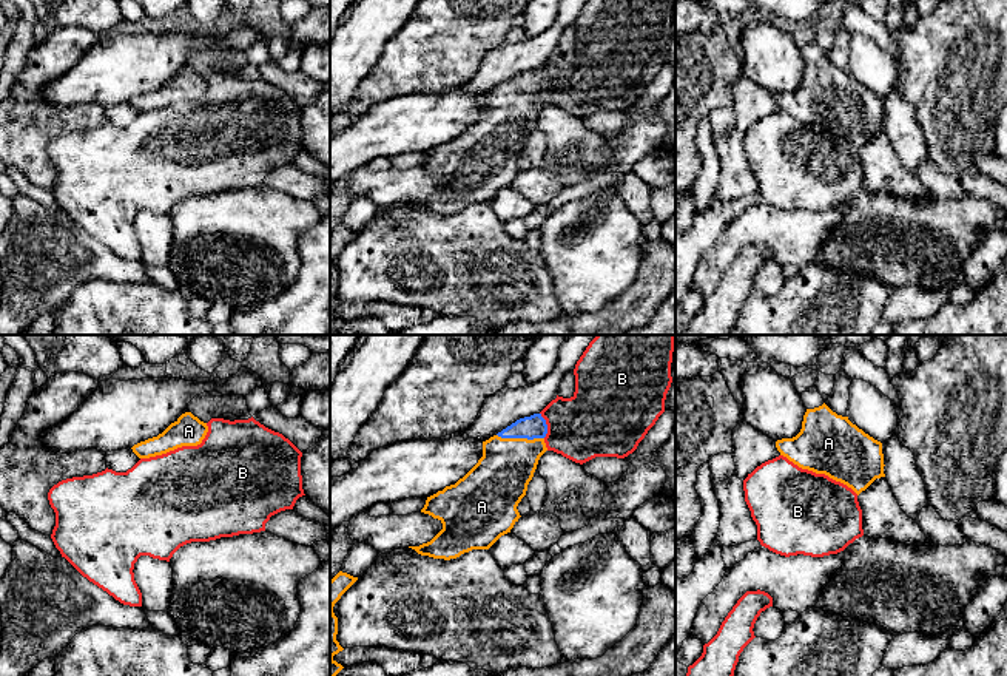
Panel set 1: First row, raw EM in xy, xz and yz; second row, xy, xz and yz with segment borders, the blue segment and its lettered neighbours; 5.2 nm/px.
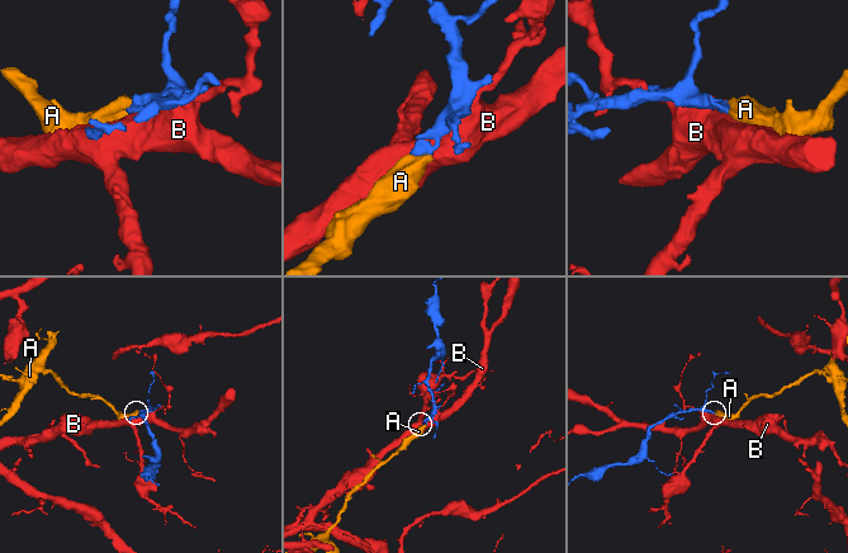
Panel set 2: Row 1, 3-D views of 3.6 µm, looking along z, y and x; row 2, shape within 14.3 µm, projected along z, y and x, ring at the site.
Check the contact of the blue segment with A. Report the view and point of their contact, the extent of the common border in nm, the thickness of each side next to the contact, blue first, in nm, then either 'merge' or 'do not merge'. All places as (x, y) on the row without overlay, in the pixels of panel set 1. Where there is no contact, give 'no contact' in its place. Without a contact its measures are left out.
contact xz (520, 91); length 240 nm; calibres 120 and 300 nm; merge

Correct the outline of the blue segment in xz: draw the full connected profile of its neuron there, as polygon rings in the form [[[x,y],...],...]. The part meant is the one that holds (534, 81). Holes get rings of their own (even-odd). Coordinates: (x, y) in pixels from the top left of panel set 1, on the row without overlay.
[[[541,68],[524,71],[483,96],[483,111],[455,139],[427,151],[421,167],[438,173],[443,184],[427,198],[409,201],[421,210],[456,213],[472,204],[489,204],[501,190],[510,187],[521,171],[517,161],[526,150],[540,111],[547,105],[546,74]]]

